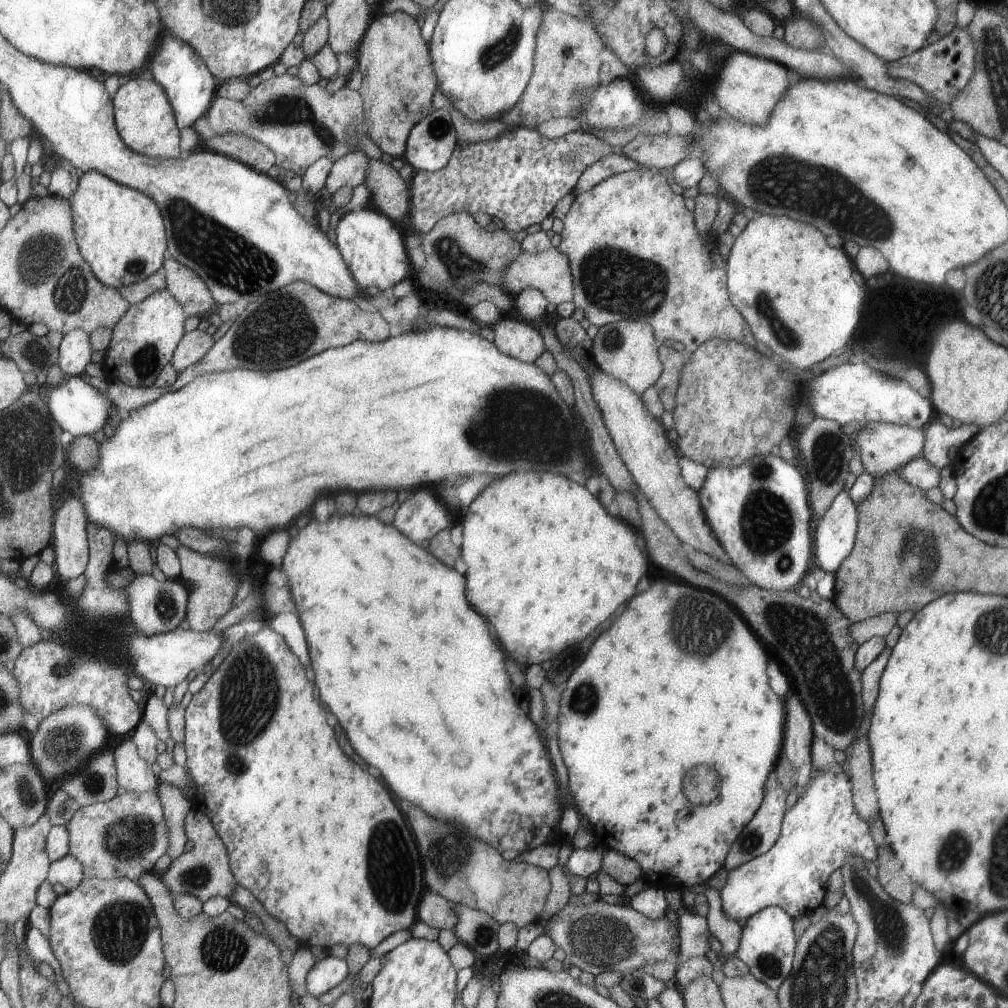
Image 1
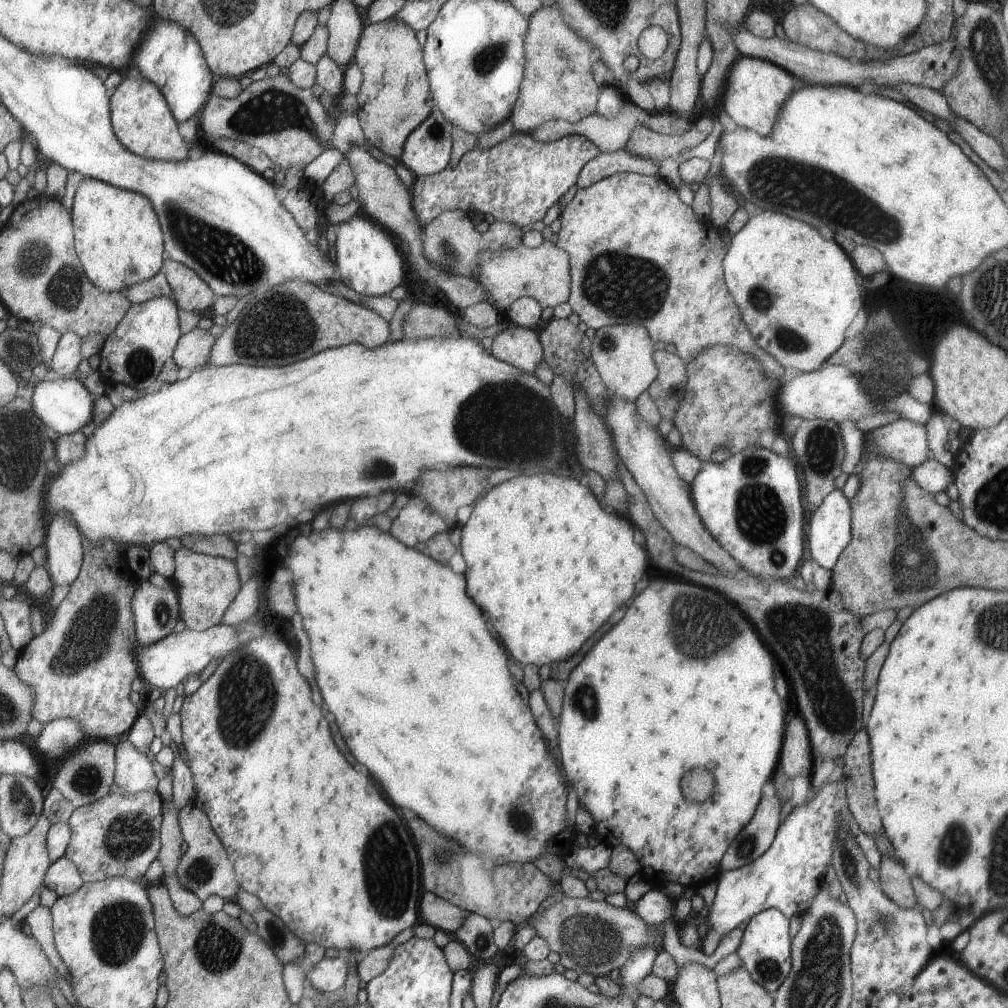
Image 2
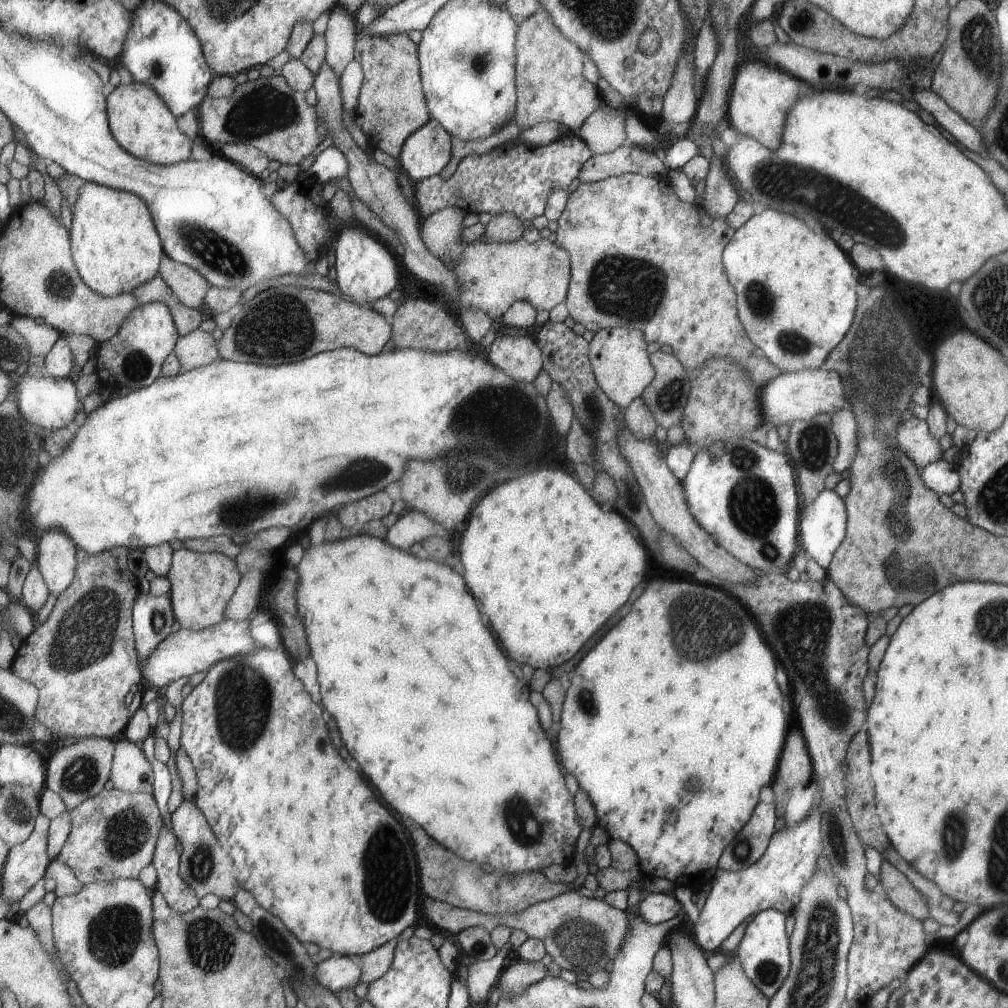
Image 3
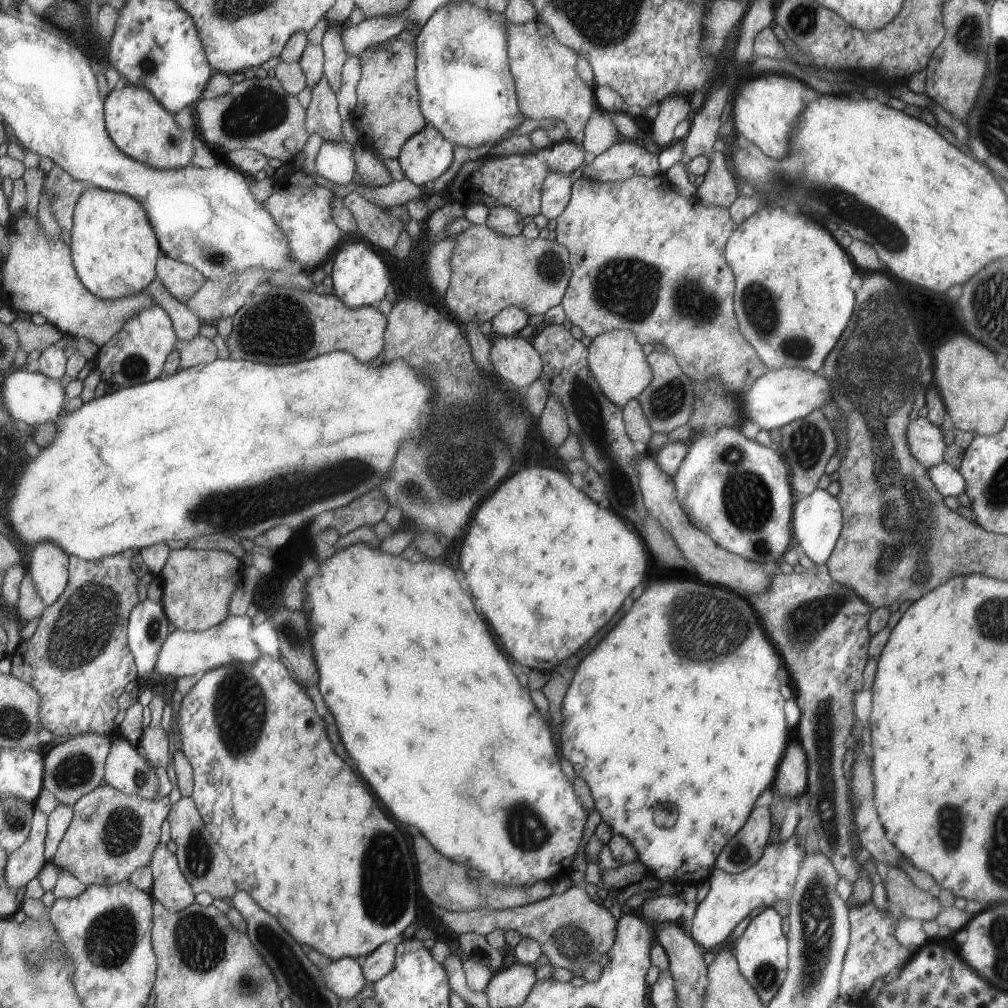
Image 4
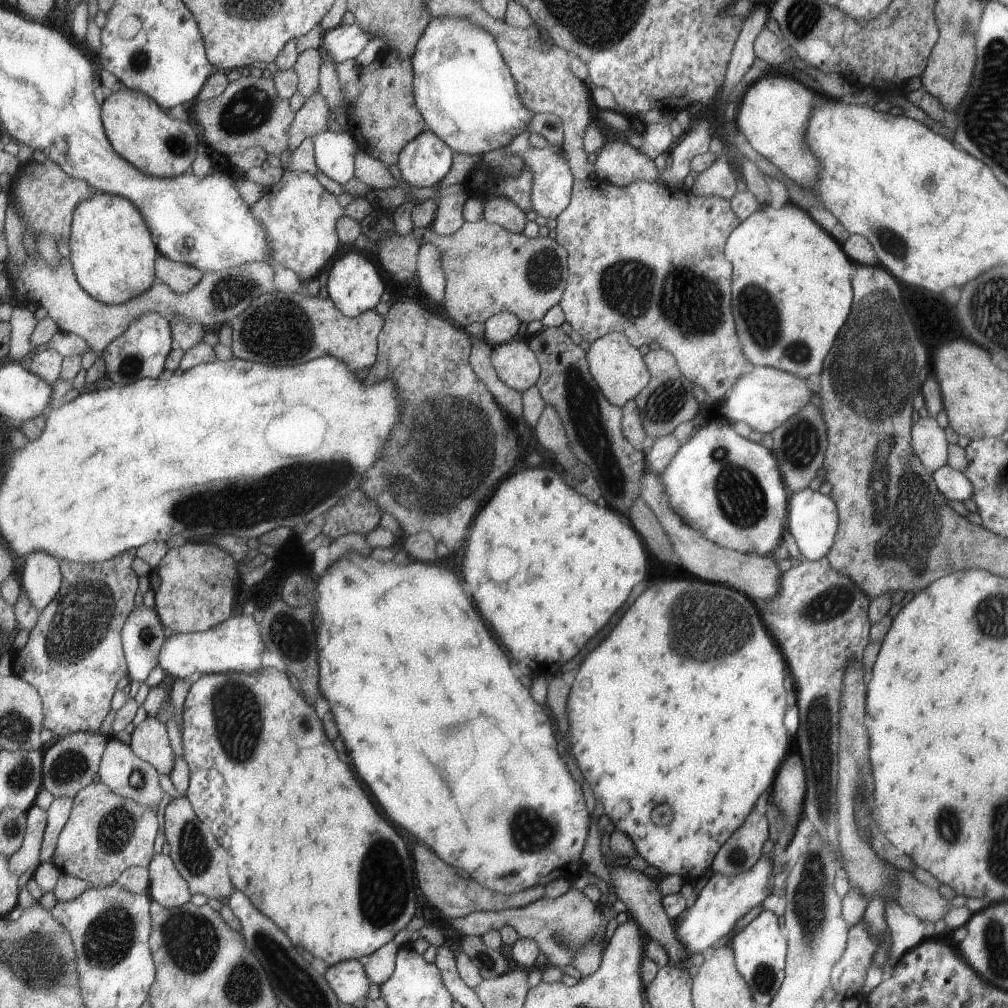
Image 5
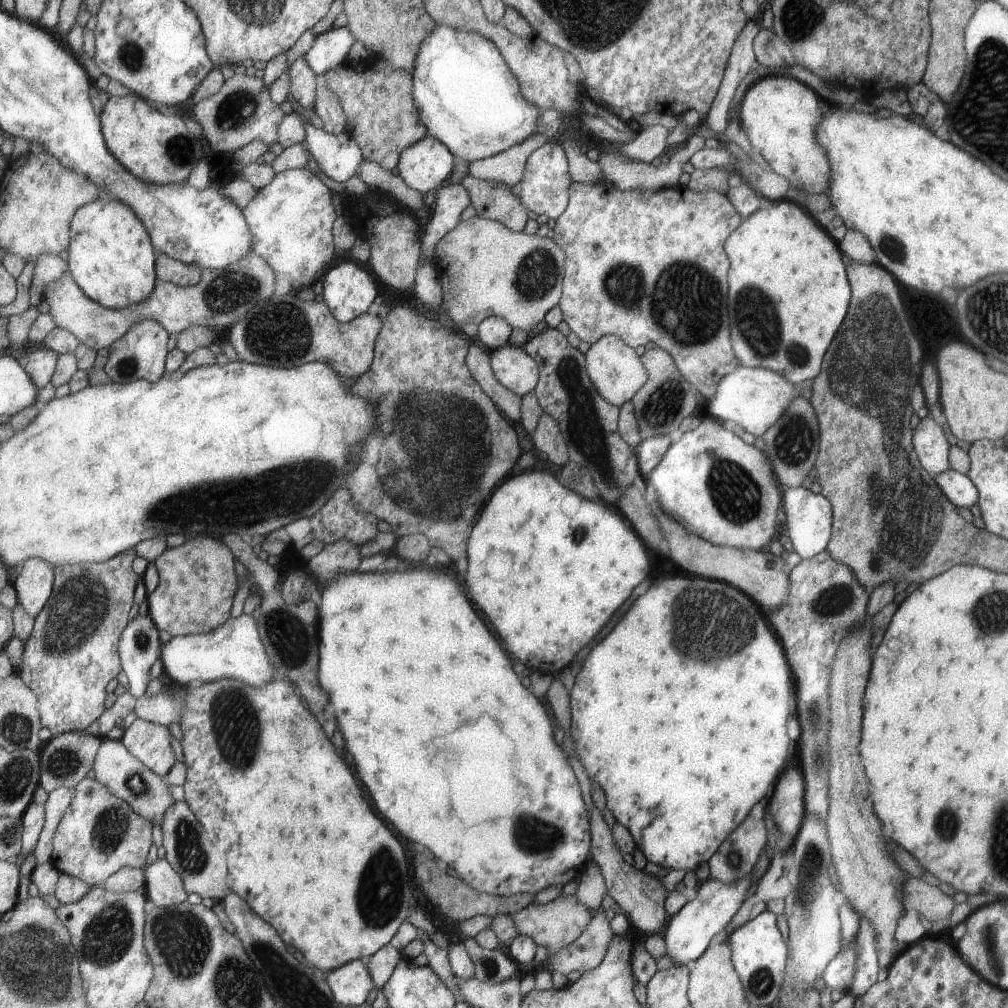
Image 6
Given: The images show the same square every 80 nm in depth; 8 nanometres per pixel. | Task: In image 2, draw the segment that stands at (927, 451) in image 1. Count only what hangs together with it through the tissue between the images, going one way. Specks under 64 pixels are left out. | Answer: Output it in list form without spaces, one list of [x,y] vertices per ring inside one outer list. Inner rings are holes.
[[[938,409],[935,415],[932,415],[930,420],[927,420],[926,440],[929,442],[930,458],[951,470],[954,450],[947,451],[943,446],[945,446],[945,442],[953,442],[955,444],[954,434],[948,429],[948,419]]]

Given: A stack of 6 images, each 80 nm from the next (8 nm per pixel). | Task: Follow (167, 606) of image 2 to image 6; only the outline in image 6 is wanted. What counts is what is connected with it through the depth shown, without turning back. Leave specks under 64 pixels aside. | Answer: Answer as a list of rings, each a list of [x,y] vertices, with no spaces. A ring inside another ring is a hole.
[[[149,613],[137,615],[126,627],[120,641],[122,668],[129,678],[129,690],[135,698],[142,698],[151,680],[151,666],[163,656],[160,631],[155,628]]]

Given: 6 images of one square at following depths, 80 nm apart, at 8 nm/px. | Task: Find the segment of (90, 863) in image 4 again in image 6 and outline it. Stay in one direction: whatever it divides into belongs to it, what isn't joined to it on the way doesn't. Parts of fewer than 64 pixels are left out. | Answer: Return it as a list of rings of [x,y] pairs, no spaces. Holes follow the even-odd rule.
[[[85,778],[74,789],[73,801],[63,814],[53,838],[52,864],[65,875],[79,878],[89,886],[101,887],[102,883],[123,868],[143,868],[153,844],[153,824],[145,820],[125,800],[114,796],[106,785],[93,778]]]

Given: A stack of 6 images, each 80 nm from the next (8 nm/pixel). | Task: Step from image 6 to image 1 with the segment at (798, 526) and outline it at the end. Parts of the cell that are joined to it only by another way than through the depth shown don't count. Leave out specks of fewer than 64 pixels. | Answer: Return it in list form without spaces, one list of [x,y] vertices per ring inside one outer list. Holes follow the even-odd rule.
[[[839,492],[830,508],[816,521],[815,564],[818,572],[833,573],[847,560],[855,543],[858,511],[848,492]]]

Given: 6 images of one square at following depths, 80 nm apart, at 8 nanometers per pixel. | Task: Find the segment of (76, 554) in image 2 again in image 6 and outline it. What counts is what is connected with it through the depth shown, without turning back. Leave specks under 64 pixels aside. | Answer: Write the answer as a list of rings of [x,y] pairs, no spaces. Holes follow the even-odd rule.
[[[31,558],[23,564],[19,572],[12,585],[17,601],[33,618],[37,618],[54,592],[54,566]]]

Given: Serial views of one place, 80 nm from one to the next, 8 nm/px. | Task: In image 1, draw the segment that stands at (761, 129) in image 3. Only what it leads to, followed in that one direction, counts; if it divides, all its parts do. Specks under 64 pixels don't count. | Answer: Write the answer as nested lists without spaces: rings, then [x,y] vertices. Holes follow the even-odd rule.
[[[733,51],[724,58],[718,68],[712,96],[731,119],[746,125],[759,126],[767,122],[770,112],[787,89],[787,72],[777,61]]]

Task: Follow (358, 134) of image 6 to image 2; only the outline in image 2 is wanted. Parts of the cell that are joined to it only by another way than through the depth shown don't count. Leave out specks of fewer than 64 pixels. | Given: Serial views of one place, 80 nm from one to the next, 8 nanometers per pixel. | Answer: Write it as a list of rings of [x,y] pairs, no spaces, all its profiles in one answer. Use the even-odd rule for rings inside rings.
[[[391,18],[365,24],[352,58],[363,72],[360,90],[355,95],[358,125],[370,145],[398,161],[410,133],[434,110],[423,61],[423,44],[419,44],[415,33],[407,24]]]

